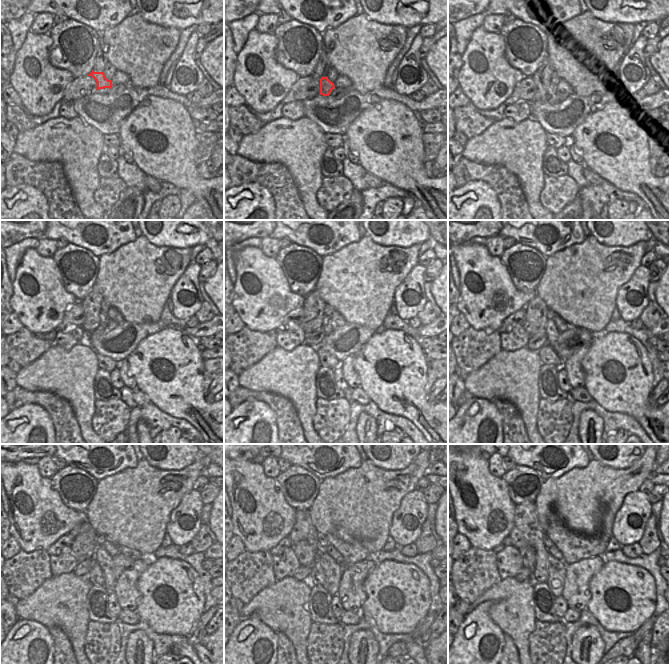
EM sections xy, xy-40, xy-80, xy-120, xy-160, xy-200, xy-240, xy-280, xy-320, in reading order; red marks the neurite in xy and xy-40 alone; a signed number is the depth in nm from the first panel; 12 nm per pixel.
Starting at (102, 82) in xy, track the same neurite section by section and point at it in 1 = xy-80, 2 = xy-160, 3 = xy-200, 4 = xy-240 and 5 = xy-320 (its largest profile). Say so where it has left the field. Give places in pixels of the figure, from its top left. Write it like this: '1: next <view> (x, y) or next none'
1: next xy-80 (552, 88)
2: next xy-160 (327, 322)
3: next xy-200 (552, 333)
4: next xy-240 (104, 560)
5: next xy-320 (556, 570)

